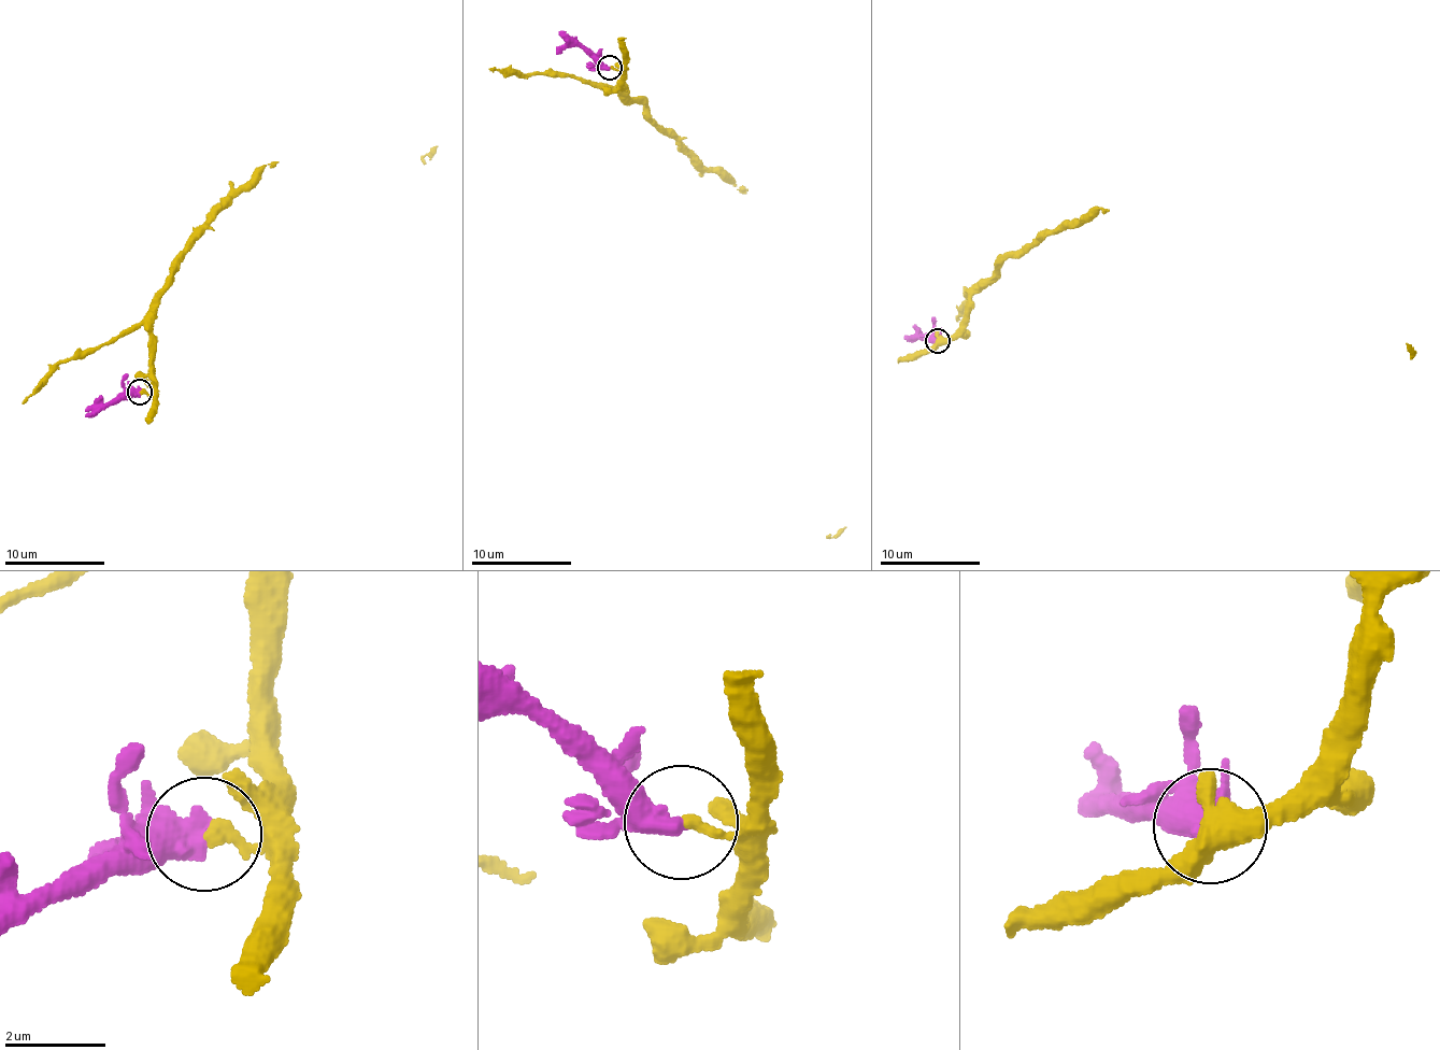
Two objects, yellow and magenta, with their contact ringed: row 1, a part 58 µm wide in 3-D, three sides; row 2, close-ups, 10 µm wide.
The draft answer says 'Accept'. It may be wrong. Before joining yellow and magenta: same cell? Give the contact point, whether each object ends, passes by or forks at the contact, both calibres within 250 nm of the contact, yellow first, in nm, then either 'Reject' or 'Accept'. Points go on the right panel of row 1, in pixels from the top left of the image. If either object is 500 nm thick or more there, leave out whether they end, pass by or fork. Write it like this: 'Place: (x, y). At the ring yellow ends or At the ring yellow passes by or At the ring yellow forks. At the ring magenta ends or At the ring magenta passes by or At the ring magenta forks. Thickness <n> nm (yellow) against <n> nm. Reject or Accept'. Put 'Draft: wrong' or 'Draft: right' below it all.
Place: (938, 341). Thickness 220 nm (yellow) against 550 nm. Reject
Draft: wrong

